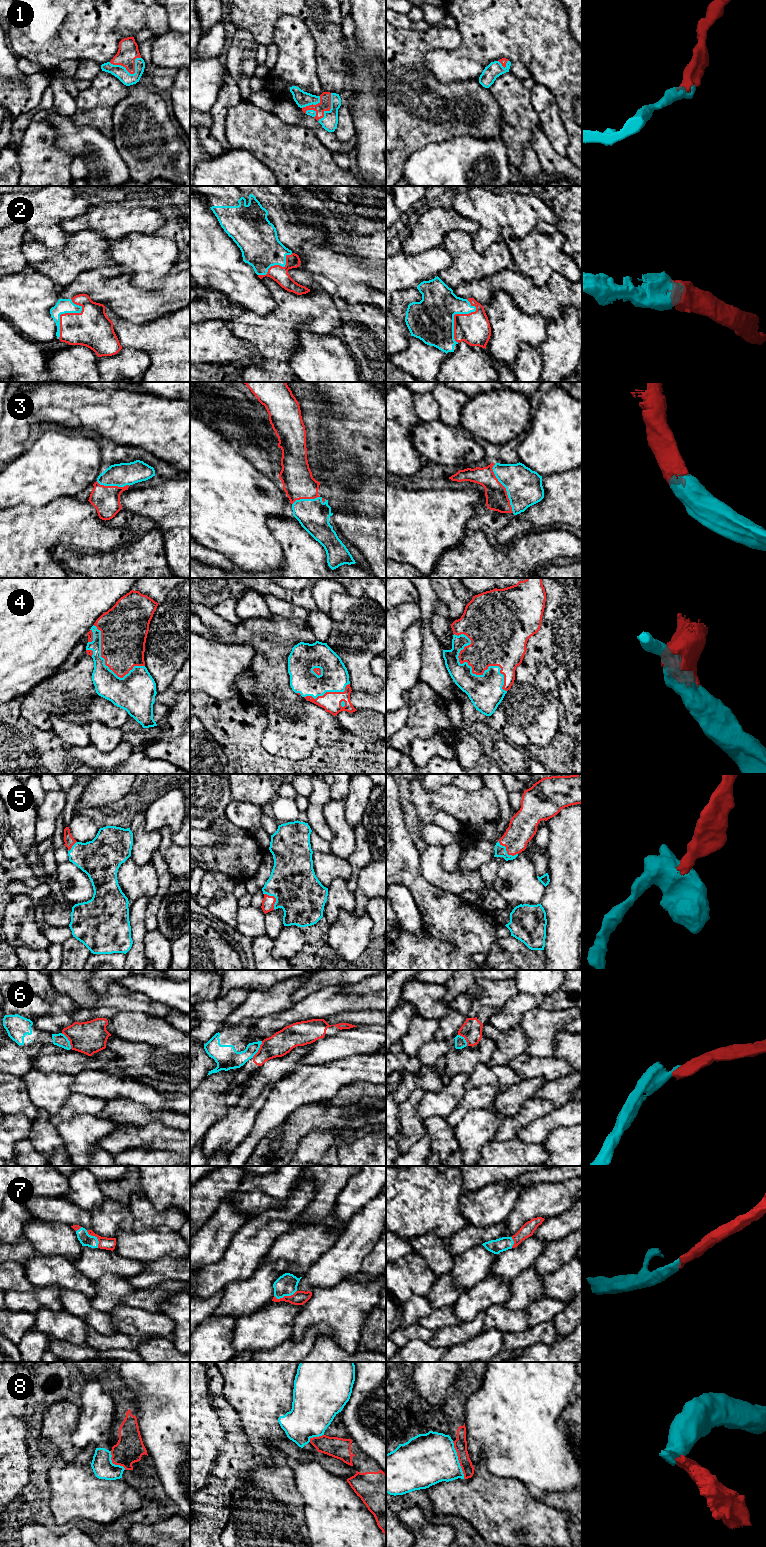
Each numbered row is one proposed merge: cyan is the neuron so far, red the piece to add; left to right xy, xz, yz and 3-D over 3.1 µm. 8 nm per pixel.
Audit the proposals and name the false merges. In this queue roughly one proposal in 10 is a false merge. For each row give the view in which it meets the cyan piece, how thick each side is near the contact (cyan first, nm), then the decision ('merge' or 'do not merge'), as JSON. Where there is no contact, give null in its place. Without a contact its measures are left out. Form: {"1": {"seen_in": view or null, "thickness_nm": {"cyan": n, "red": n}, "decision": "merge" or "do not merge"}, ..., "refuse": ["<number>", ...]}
{"1": {"seen_in": "xy", "thickness_nm": {"cyan": 100, "red": 160}, "decision": "merge"}, "2": {"seen_in": "yz", "thickness_nm": {"cyan": 360, "red": 260}, "decision": "merge"}, "3": {"seen_in": "yz", "thickness_nm": {"cyan": 300, "red": 180}, "decision": "merge"}, "4": {"seen_in": "yz", "thickness_nm": {"cyan": 280, "red": 320}, "decision": "merge"}, "5": {"seen_in": "yz", "thickness_nm": {"cyan": 100, "red": 220}, "decision": "merge"}, "6": {"seen_in": "xy", "thickness_nm": {"cyan": 100, "red": 260}, "decision": "do not merge"}, "7": {"seen_in": "xy", "thickness_nm": {"cyan": 100, "red": 100}, "decision": "merge"}, "8": {"seen_in": "yz", "thickness_nm": {"cyan": 420, "red": 110}, "decision": "do not merge"}, "refuse": ["6", "8"]}

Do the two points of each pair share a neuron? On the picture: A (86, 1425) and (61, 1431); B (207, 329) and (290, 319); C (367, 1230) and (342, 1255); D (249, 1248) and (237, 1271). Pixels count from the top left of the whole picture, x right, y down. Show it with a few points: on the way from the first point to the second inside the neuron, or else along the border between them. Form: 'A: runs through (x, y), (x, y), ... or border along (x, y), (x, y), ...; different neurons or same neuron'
A: border along (80, 1408), (78, 1422), (72, 1433), (73, 1446); different neurons
B: border along (230, 324), (232, 332), (247, 342); different neurons
C: runs through (361, 1236), (348, 1250); same neuron
D: runs through (244, 1254), (237, 1265); same neuron

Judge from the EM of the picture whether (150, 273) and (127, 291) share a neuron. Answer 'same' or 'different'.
different

